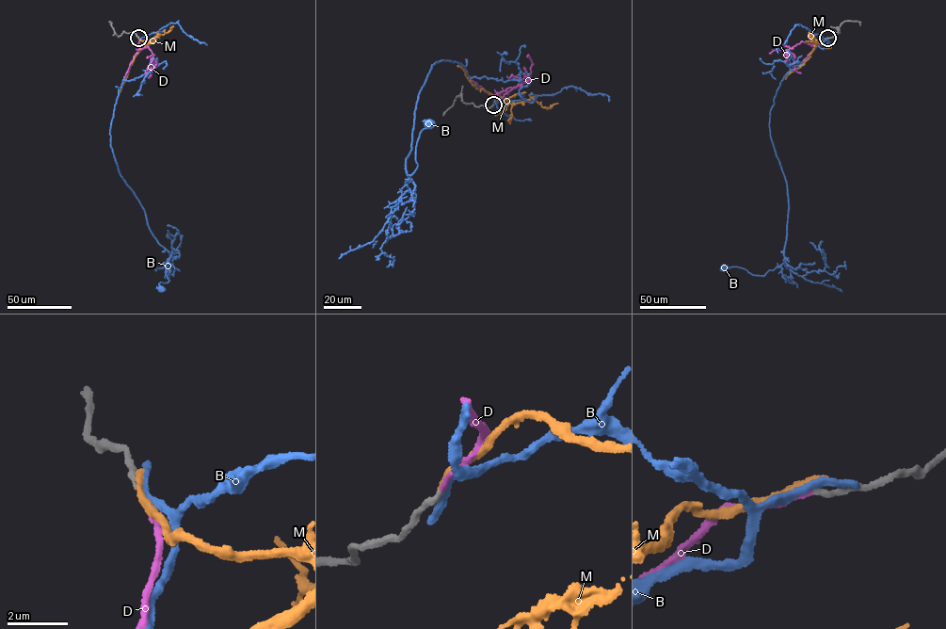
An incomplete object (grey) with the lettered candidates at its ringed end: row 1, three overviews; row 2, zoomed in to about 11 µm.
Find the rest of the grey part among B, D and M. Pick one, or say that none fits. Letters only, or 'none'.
D

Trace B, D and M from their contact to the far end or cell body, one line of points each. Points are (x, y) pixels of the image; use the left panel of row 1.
B: (138, 38), (115, 106), (110, 146), (150, 231), (170, 255), (162, 289)
D: (138, 38), (139, 50), (149, 47), (153, 56), (150, 77)
M: (138, 38), (146, 42), (130, 65), (116, 101)

